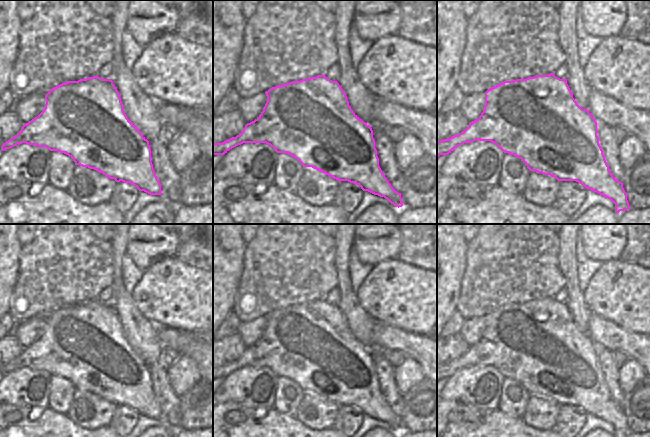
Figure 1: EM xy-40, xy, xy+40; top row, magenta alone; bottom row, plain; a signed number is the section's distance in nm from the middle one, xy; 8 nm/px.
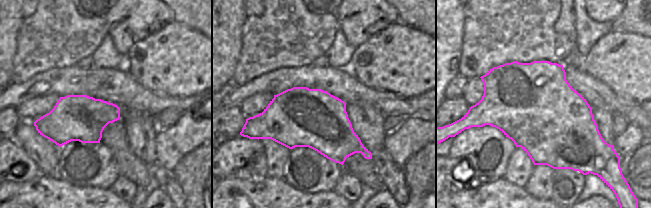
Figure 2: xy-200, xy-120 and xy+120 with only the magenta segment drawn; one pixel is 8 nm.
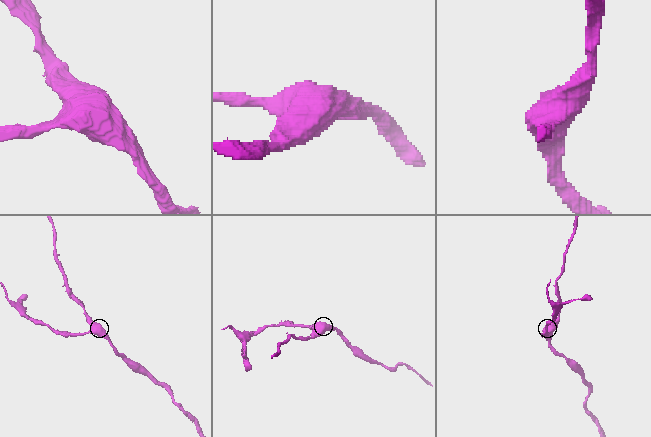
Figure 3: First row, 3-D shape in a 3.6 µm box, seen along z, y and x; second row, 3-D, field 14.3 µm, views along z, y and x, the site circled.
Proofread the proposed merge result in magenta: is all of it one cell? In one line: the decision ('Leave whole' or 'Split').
Split.

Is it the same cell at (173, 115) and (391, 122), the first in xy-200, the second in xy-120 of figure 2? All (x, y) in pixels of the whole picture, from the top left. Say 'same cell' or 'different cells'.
same cell

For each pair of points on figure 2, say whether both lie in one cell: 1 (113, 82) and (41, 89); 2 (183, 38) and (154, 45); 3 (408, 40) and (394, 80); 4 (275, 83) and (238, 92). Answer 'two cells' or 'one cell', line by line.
1: one cell
2: one cell
3: one cell
4: one cell

